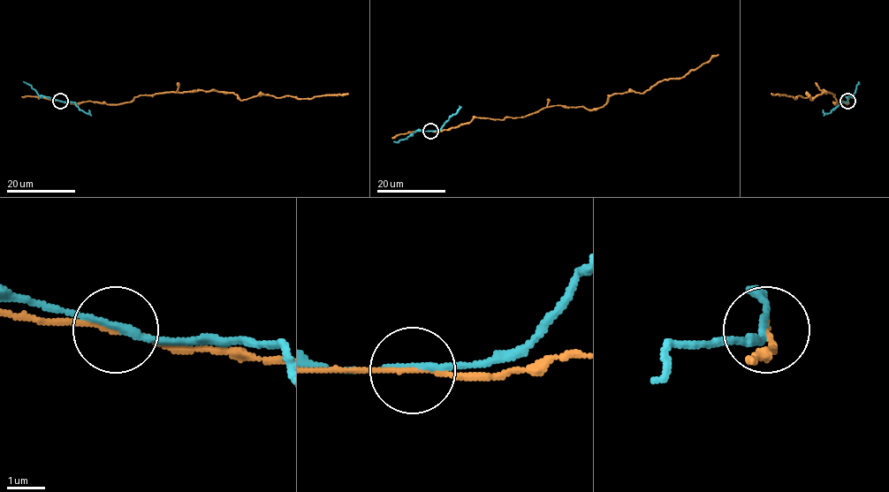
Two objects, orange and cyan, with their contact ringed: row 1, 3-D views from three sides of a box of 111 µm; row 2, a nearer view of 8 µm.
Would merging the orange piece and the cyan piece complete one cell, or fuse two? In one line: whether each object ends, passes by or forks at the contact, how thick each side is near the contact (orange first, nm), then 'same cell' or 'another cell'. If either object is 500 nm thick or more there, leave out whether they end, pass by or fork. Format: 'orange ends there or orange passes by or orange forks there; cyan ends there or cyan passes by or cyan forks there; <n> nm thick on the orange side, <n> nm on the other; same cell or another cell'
orange passes by; cyan passes by; 120 nm thick on the orange side, 180 nm on the other; another cell

